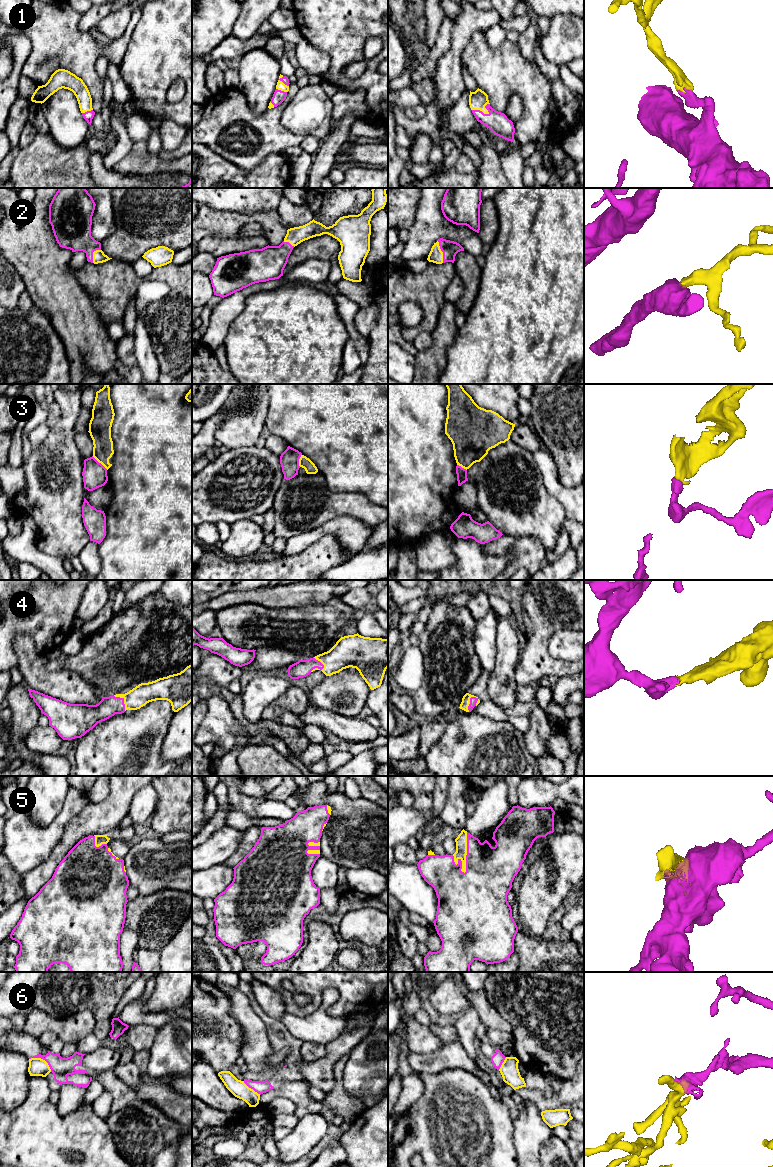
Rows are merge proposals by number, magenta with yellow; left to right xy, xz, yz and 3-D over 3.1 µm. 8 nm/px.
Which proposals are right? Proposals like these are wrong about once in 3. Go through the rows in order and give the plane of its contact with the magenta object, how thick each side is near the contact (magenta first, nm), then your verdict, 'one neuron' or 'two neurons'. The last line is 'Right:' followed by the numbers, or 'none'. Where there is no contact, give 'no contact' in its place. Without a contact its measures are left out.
1: meets magenta in yz; 170 nm thick on the magenta side, 150 nm on the other; one neuron
2: meets magenta in yz; 130 nm thick on the magenta side, 110 nm on the other; one neuron
3: meets magenta in xy; 190 nm thick on the magenta side, 170 nm on the other; two neurons
4: meets magenta in yz; 60 nm thick on the magenta side, 70 nm on the other; one neuron
5: meets magenta in yz; 400 nm thick on the magenta side, 100 nm on the other; one neuron
6: meets magenta in xy; 160 nm thick on the magenta side, 140 nm on the other; two neurons
Right: 1, 2, 4, 5

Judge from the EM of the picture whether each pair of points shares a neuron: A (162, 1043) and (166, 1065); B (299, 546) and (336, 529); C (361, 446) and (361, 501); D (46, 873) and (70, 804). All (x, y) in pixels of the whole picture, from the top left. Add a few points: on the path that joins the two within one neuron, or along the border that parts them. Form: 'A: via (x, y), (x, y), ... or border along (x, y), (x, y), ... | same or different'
A: via (166, 1048), (166, 1060) | same
B: via (308, 537), (327, 529) | same
C: border along (337, 493), (363, 492), (377, 504) | different
D: border along (65, 825), (63, 835), (58, 844), (40, 864) | different

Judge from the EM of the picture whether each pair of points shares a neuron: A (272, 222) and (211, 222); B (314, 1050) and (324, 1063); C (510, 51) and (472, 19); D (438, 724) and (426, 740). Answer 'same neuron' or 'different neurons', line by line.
A: same neuron
B: different neurons
C: different neurons
D: same neuron

